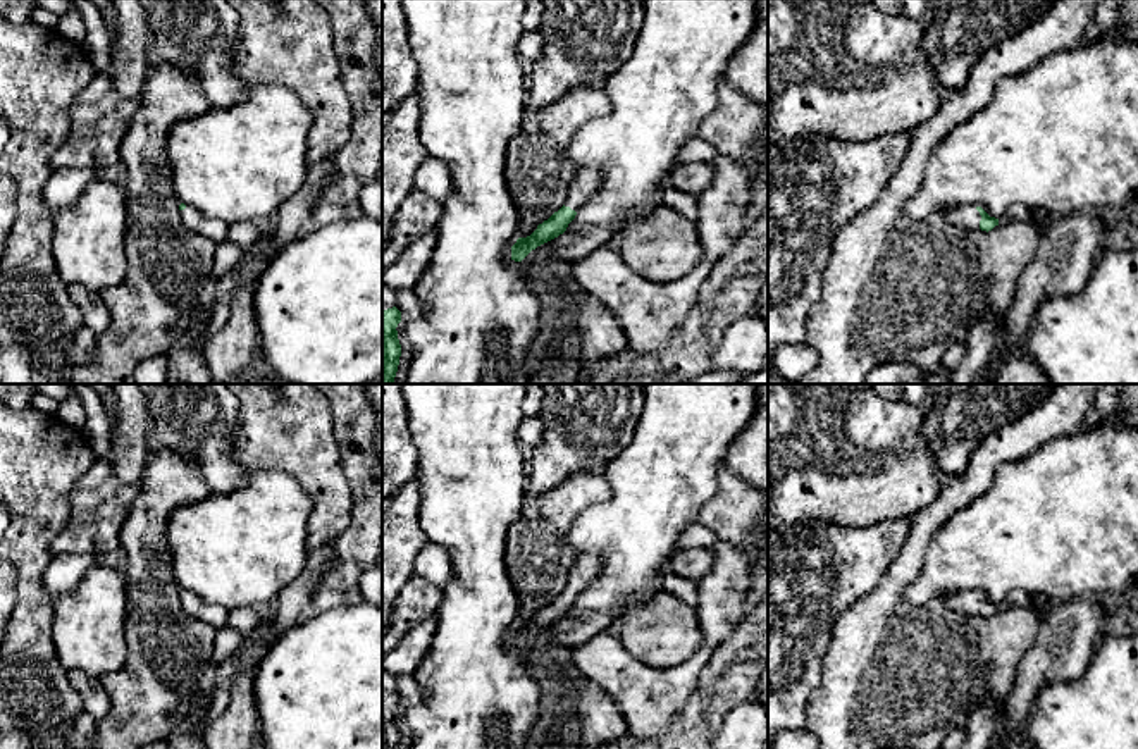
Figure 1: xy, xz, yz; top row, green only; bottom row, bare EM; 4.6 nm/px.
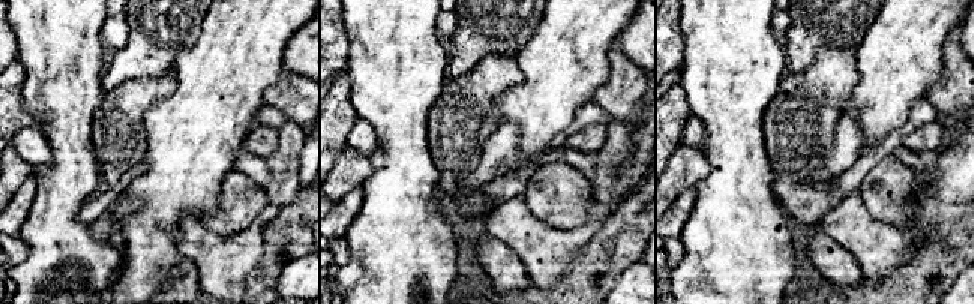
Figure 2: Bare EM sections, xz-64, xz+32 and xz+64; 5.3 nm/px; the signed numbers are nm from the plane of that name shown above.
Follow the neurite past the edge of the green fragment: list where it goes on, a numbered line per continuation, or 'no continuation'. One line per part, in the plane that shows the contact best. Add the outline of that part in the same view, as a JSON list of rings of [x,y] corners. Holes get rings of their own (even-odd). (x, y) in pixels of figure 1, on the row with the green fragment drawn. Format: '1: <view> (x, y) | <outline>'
1: yz (968, 217) | [[[968,205],[949,210],[947,220],[966,229],[980,229],[981,215],[976,210],[976,205]]]

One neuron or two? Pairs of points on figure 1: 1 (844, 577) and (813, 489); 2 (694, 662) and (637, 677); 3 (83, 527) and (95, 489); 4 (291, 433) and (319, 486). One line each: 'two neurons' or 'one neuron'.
1: two neurons
2: one neuron
3: one neuron
4: one neuron

